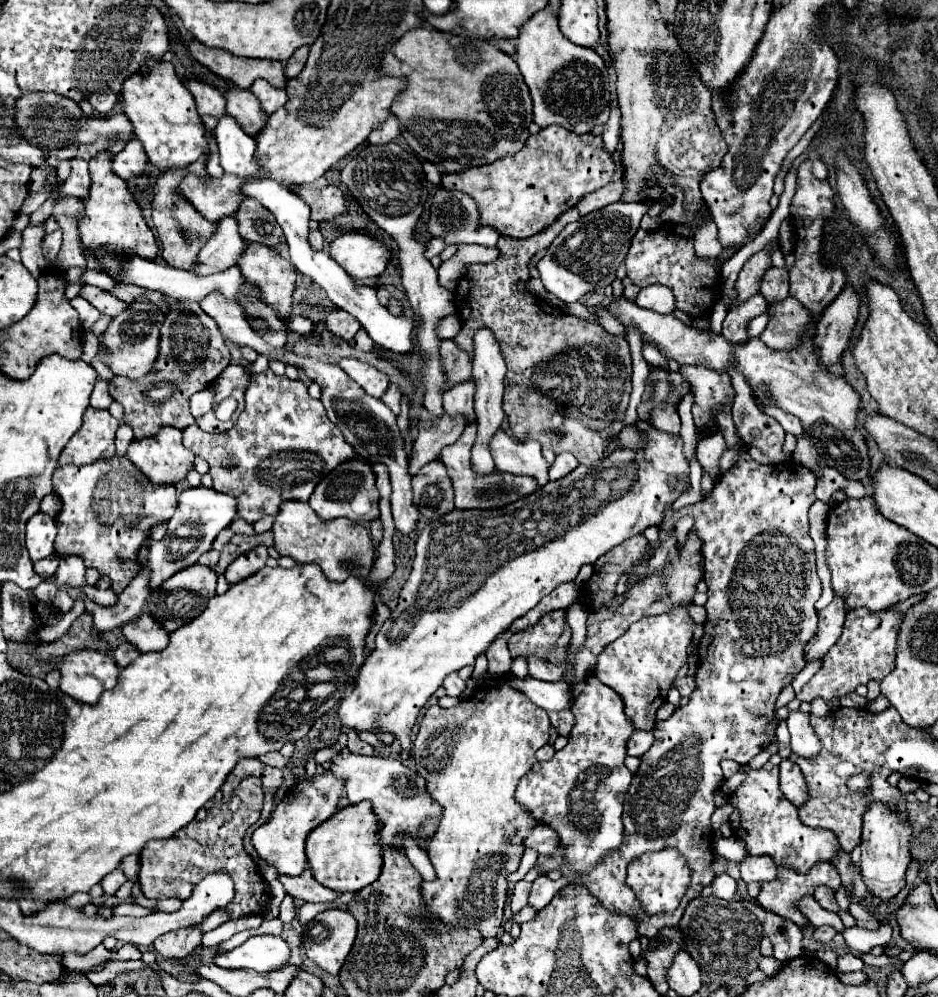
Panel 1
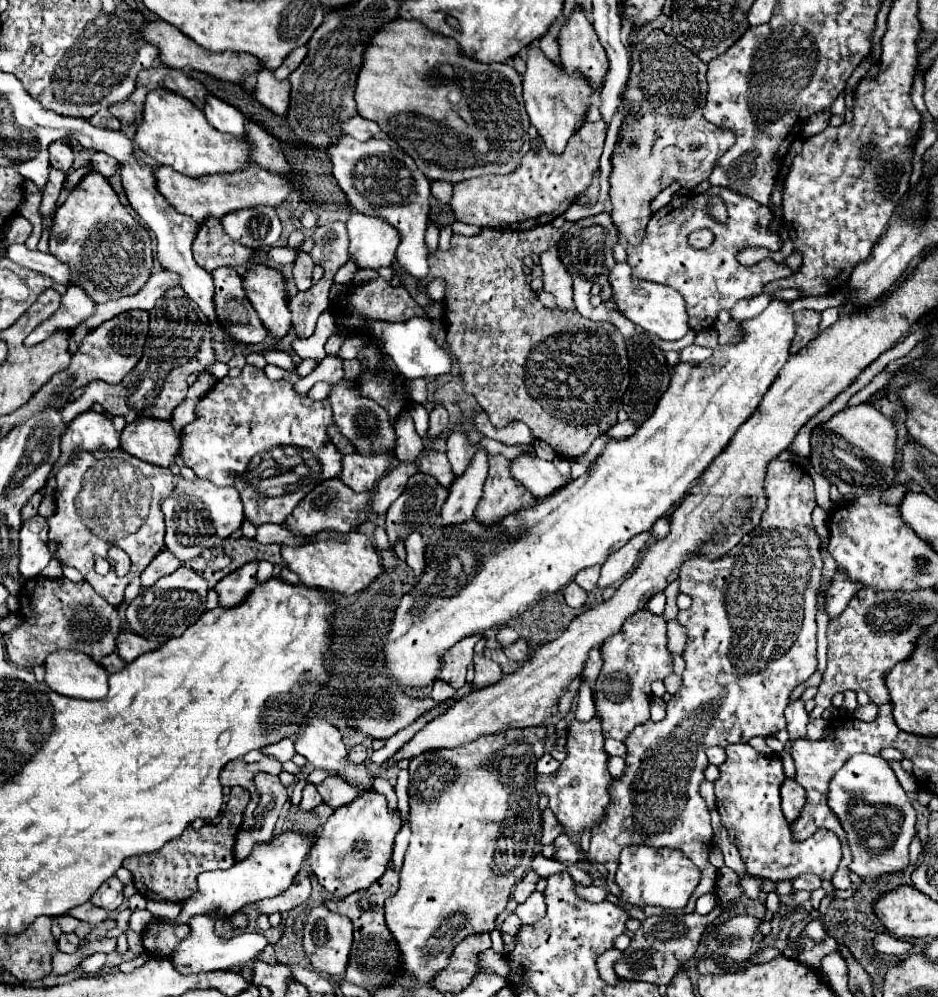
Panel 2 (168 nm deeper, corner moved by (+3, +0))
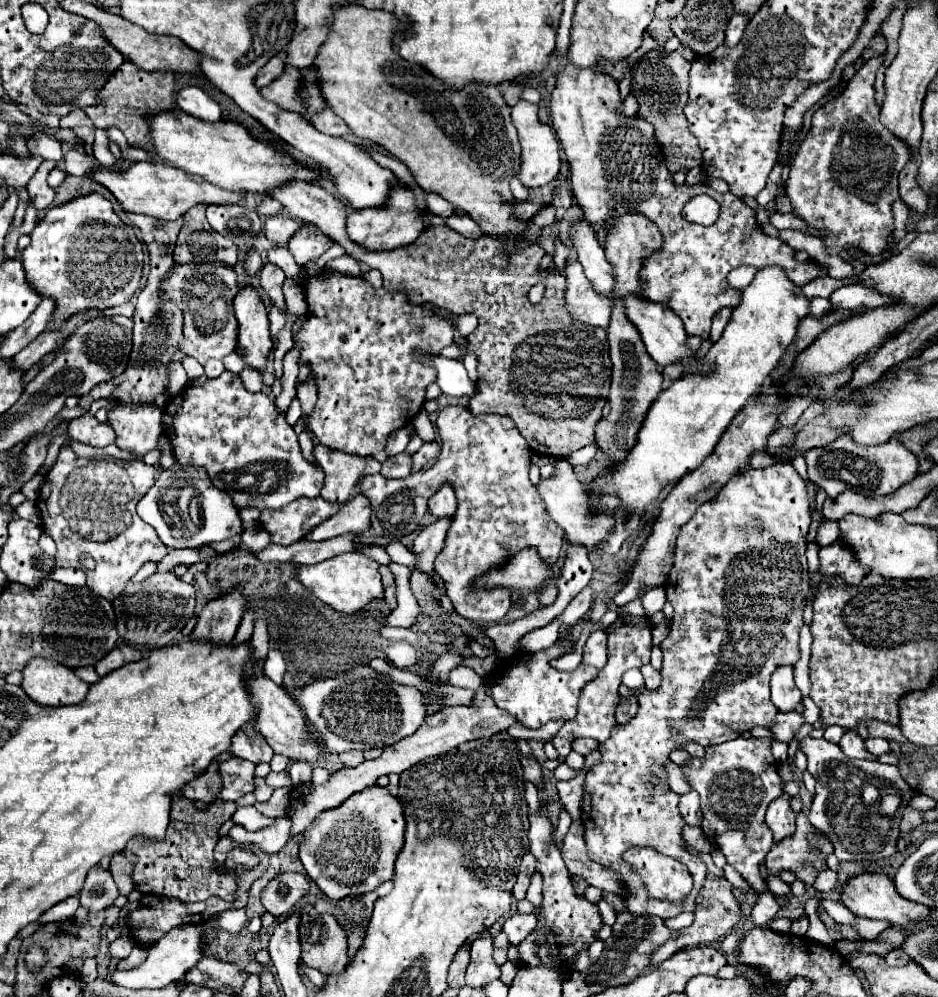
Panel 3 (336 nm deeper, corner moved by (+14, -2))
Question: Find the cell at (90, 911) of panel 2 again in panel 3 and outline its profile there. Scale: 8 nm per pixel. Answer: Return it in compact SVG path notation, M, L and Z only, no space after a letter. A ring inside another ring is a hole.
M70 897L70 899L64 899L60 901L58 905L54 905L52 909L48 909L38 921L40 923L52 923L52 921L66 921L66 919L72 919L74 913L78 909L78 897Z

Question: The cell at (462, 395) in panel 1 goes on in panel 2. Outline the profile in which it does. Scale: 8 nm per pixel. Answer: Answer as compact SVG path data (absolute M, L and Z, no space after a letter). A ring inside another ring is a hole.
M455 431L453 435L447 437L447 459L451 463L453 475L459 477L465 473L465 469L469 467L469 459L471 455L475 455L475 445L469 443L467 435L463 435L461 431Z

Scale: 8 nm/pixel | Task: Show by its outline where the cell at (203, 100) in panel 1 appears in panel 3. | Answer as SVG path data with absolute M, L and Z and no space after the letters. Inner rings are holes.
M126 61L116 71L116 75L112 75L112 81L108 81L108 85L104 85L104 97L100 97L98 105L94 105L92 109L86 109L86 113L94 121L96 127L100 127L100 129L118 127L126 135L128 143L136 145L148 133L144 115L174 109L176 107L176 95L178 95L176 73L144 71L144 69L136 67L132 61Z

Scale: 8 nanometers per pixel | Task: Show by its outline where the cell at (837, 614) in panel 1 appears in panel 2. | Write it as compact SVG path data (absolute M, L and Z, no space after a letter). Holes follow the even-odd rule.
M839 571L833 575L831 587L827 591L827 613L829 617L837 617L839 611L843 611L847 607L847 603L851 601L851 597L859 591L859 583L851 583L847 579L843 579L843 575L839 575Z

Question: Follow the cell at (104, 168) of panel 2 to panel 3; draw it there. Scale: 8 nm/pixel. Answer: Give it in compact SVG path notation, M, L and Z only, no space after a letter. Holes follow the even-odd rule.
M68 149L64 155L64 171L68 175L76 175L76 177L84 177L90 175L94 169L98 167L96 159L88 153L80 153L76 149Z

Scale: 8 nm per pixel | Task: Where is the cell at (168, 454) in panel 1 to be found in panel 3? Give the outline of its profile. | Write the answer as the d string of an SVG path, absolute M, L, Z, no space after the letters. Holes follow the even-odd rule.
M116 405L108 411L108 423L116 431L116 445L120 449L130 451L136 457L144 457L158 445L162 433L162 409L150 405L140 405L140 409L132 409L132 405Z

